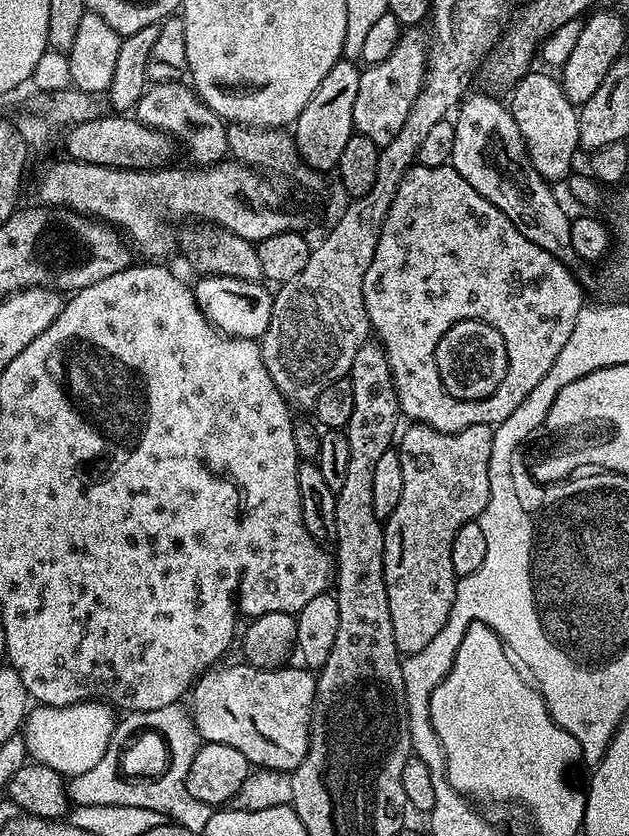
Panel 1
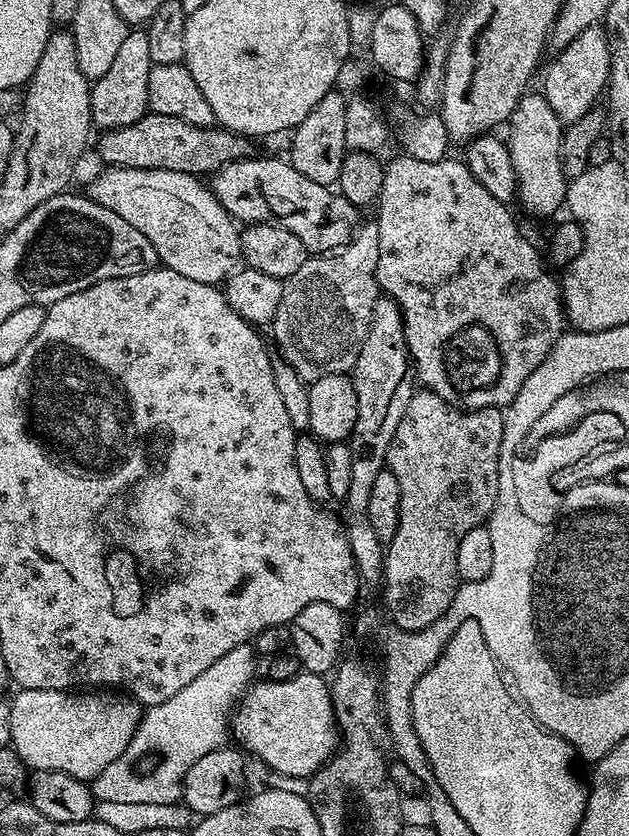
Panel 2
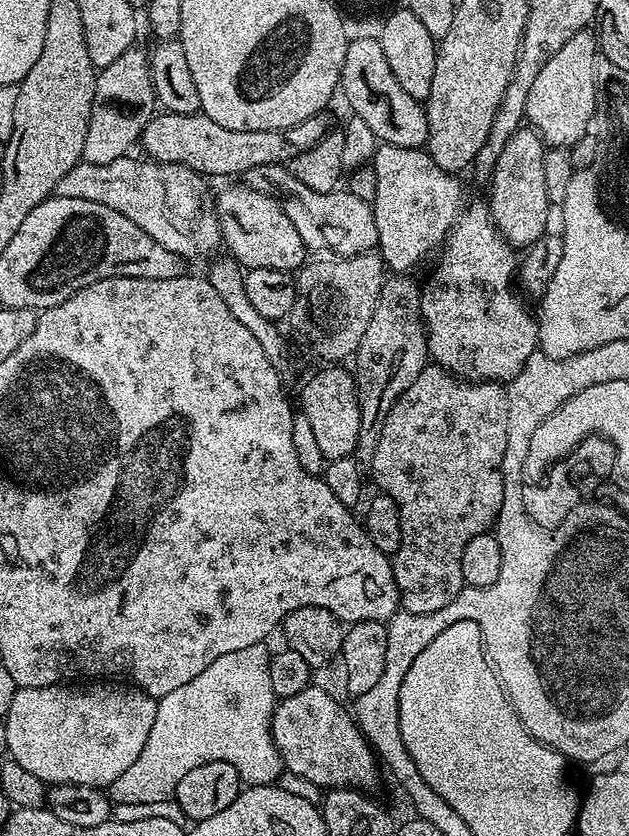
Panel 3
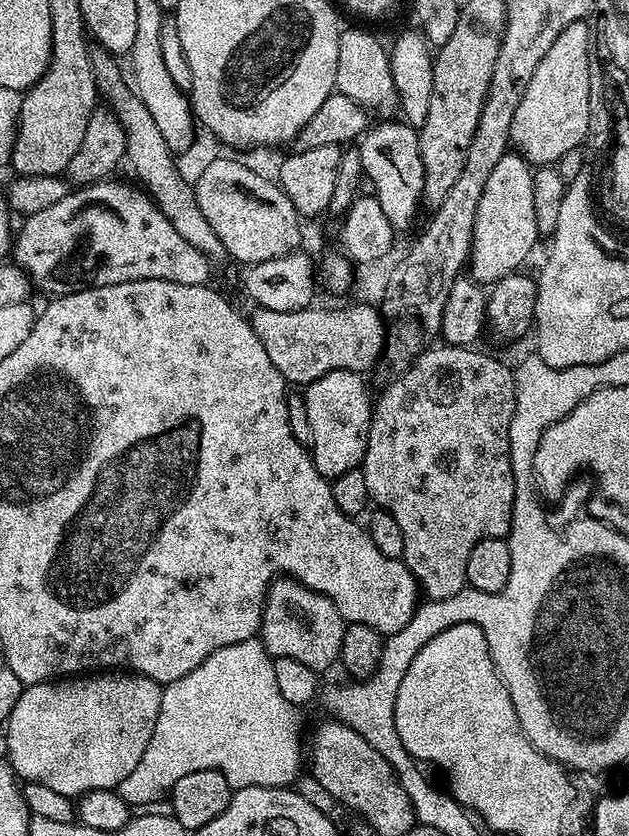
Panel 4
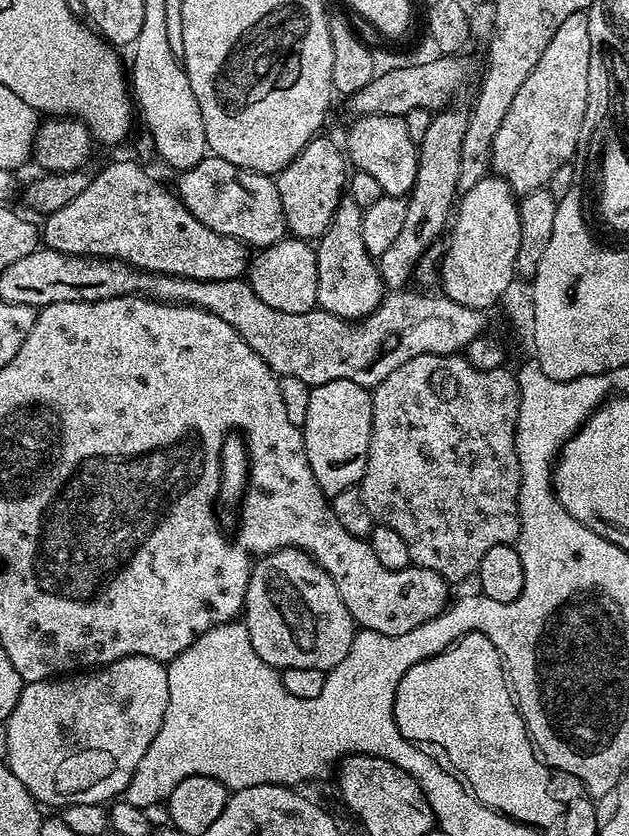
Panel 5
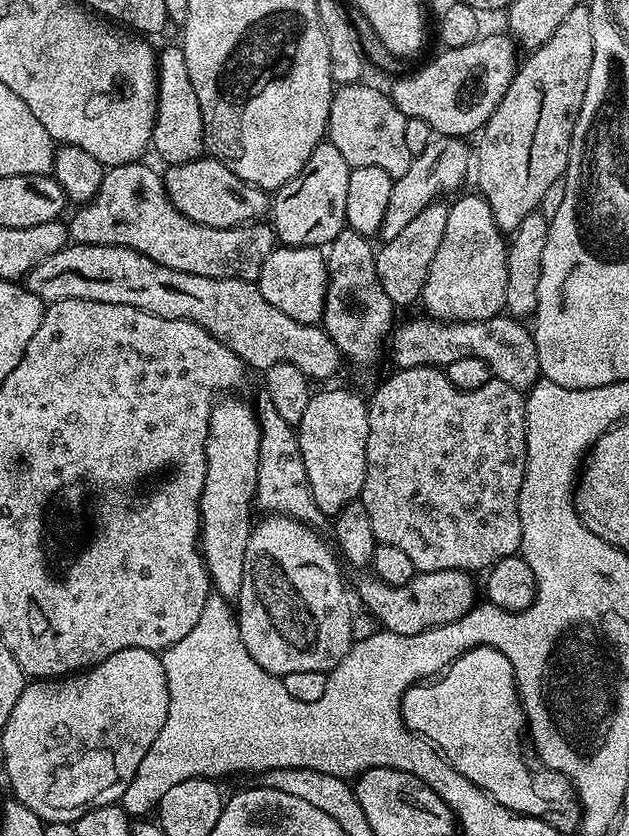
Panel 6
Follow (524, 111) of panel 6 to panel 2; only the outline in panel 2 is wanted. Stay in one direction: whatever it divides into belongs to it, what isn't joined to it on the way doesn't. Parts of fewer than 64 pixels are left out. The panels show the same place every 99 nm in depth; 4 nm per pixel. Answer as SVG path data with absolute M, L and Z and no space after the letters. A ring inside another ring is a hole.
M593 26L582 30L574 42L555 53L556 61L548 68L544 76L542 94L550 102L550 110L565 125L573 124L582 114L597 107L596 99L605 95L612 74L612 45L610 37L603 27Z

